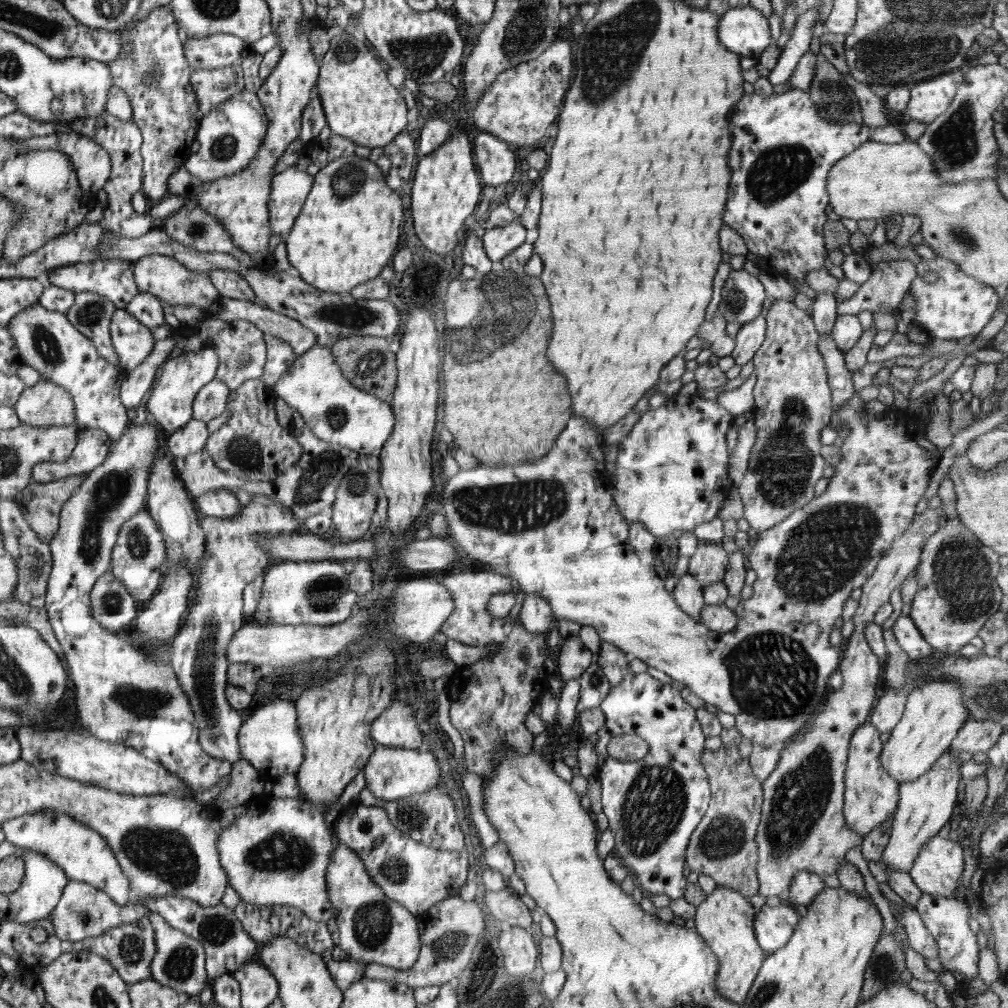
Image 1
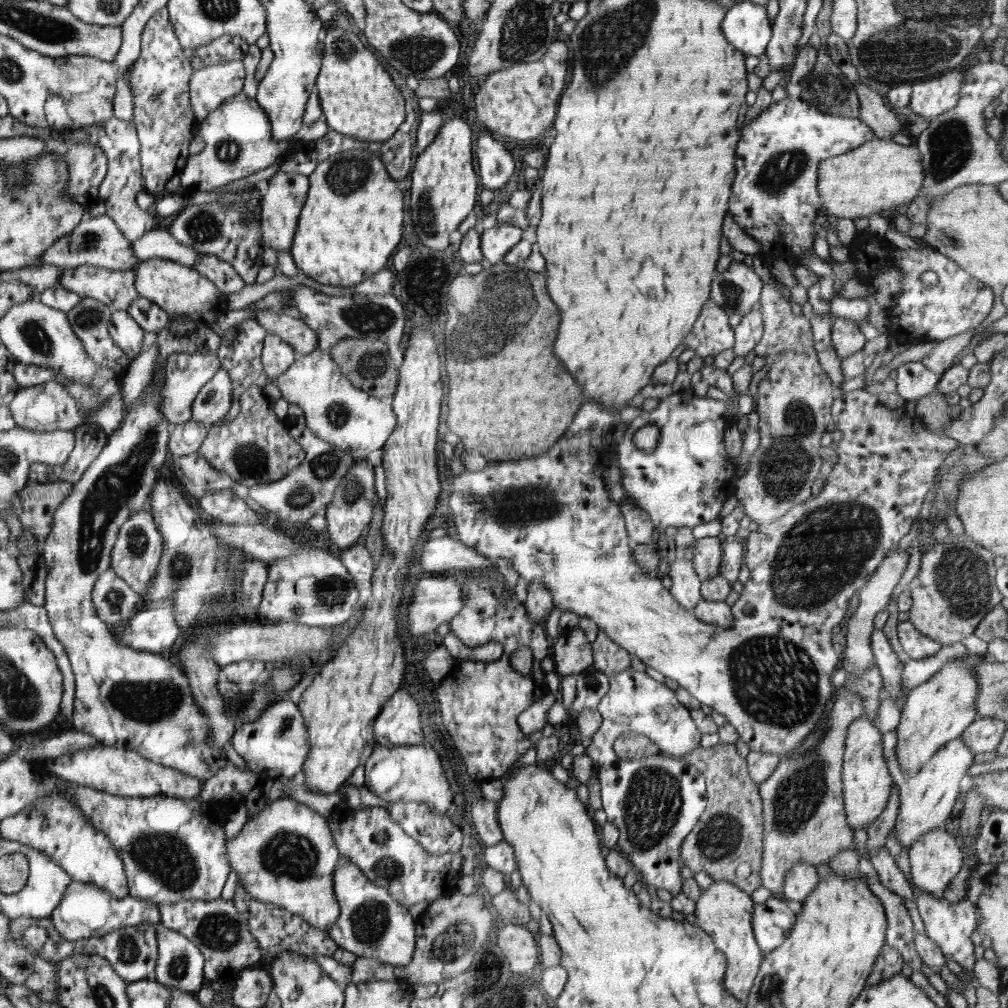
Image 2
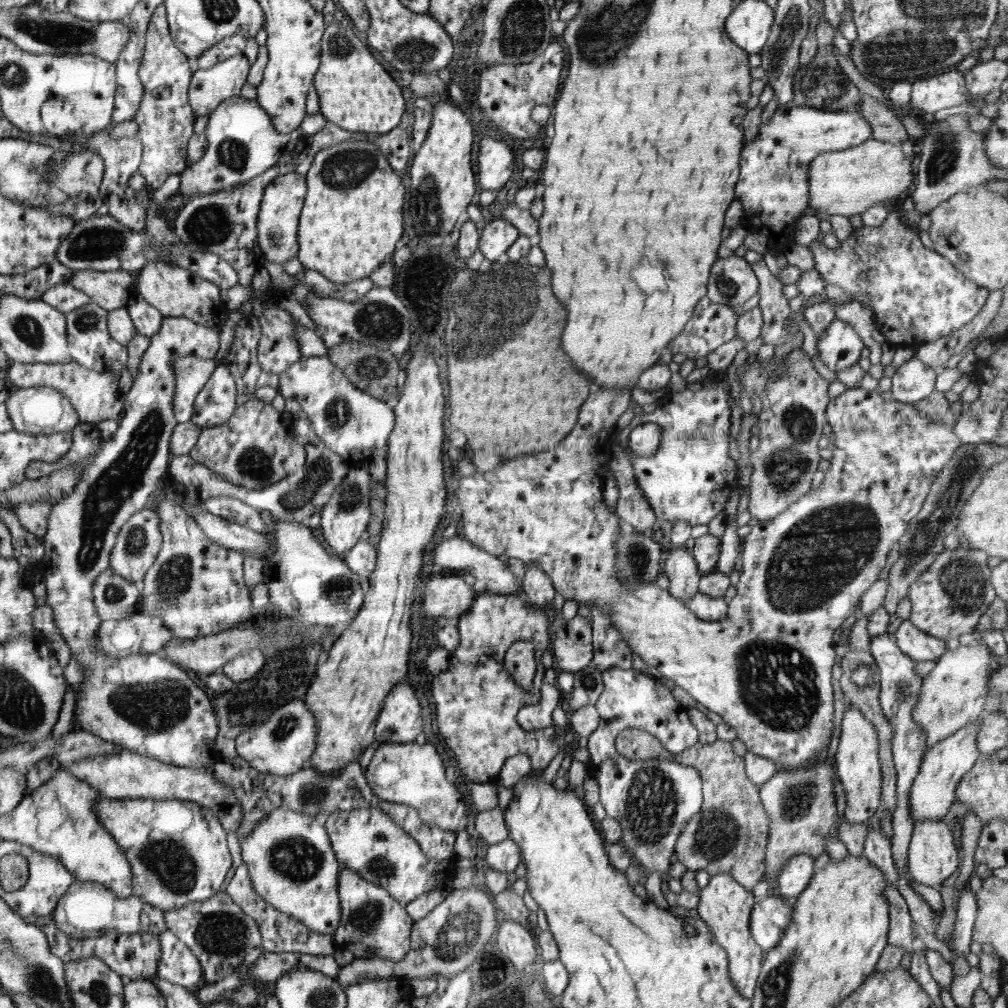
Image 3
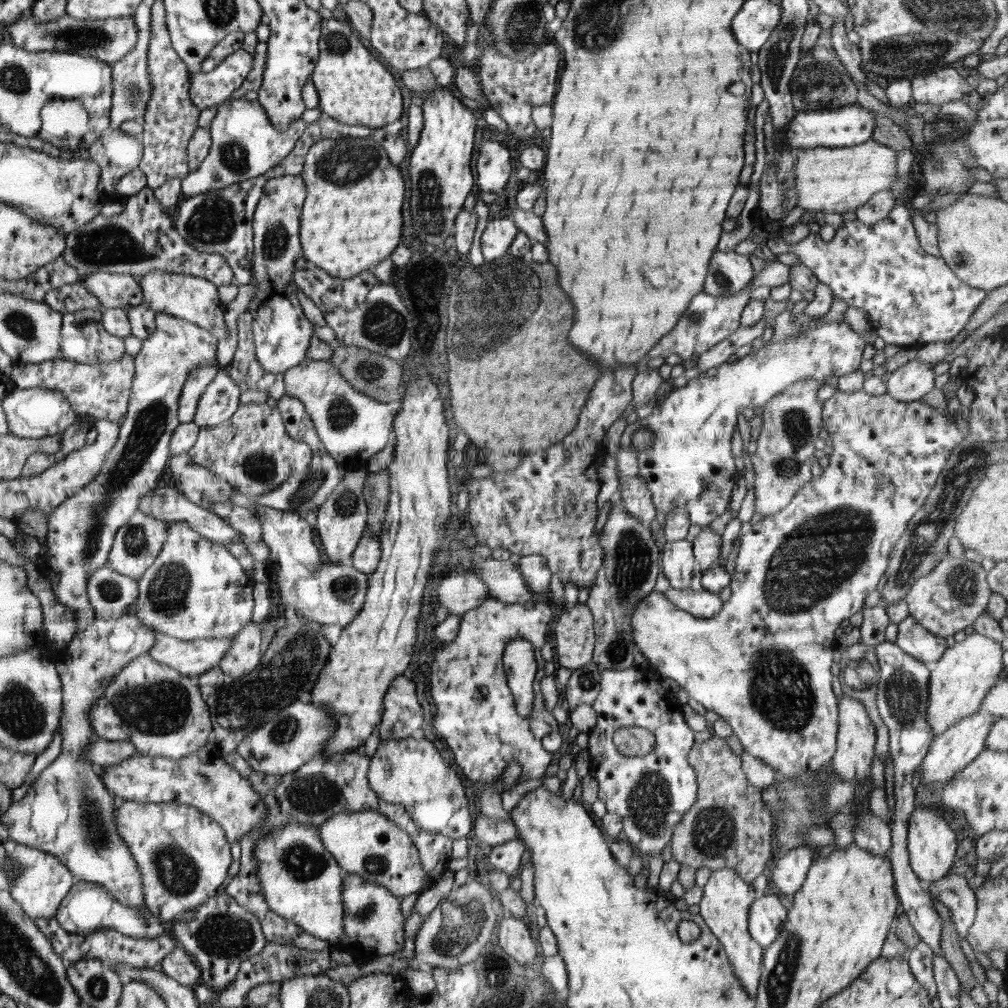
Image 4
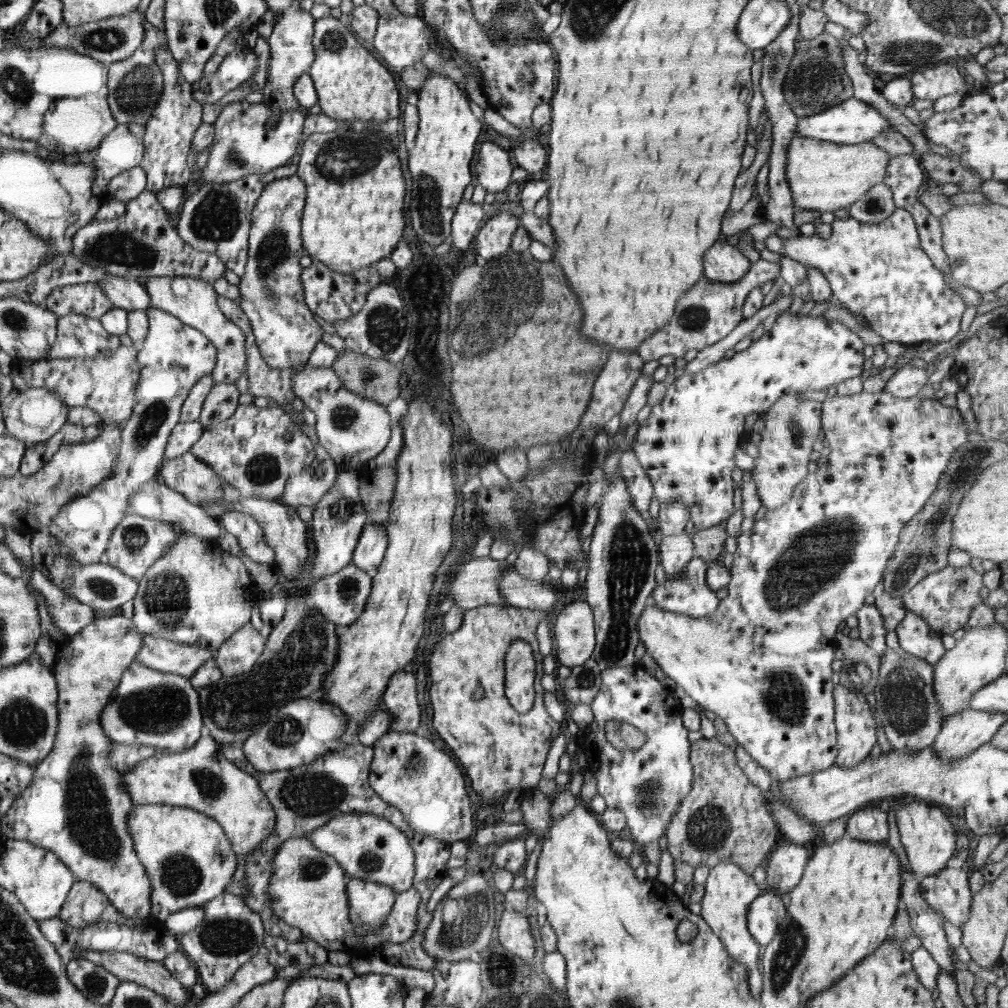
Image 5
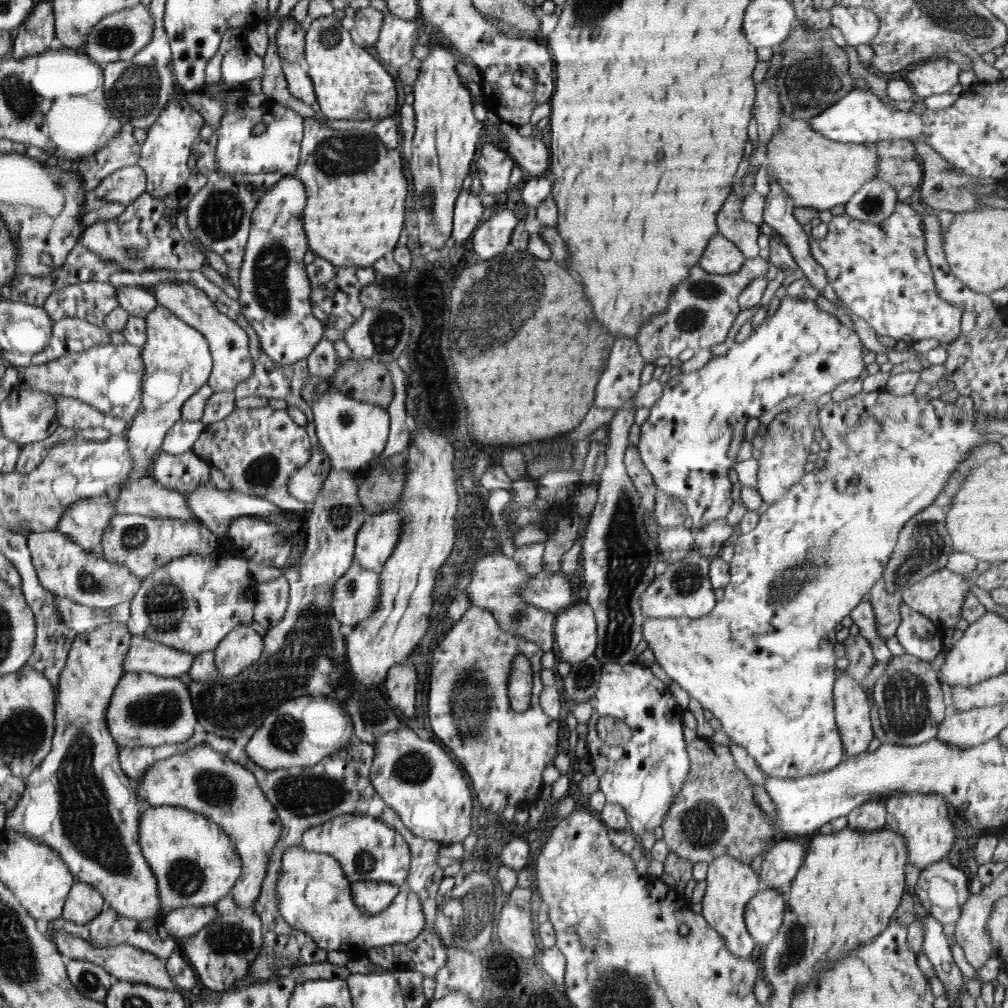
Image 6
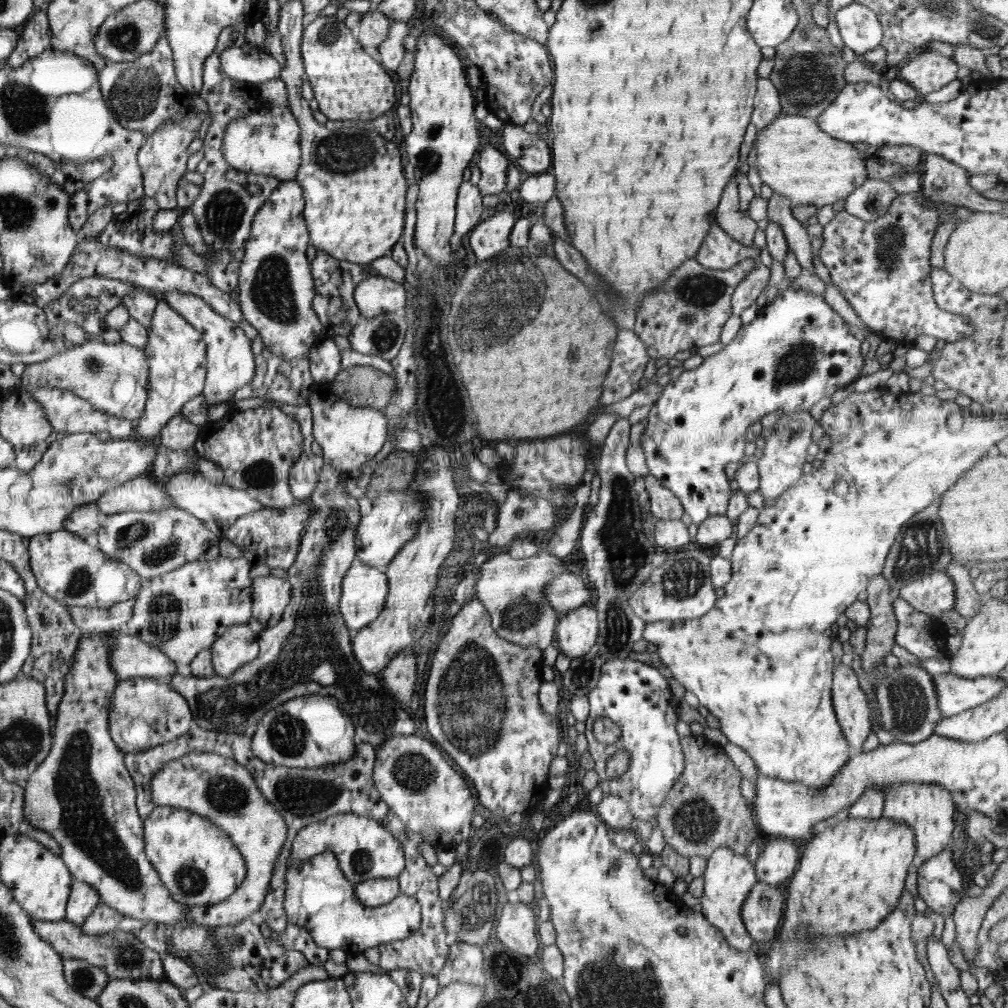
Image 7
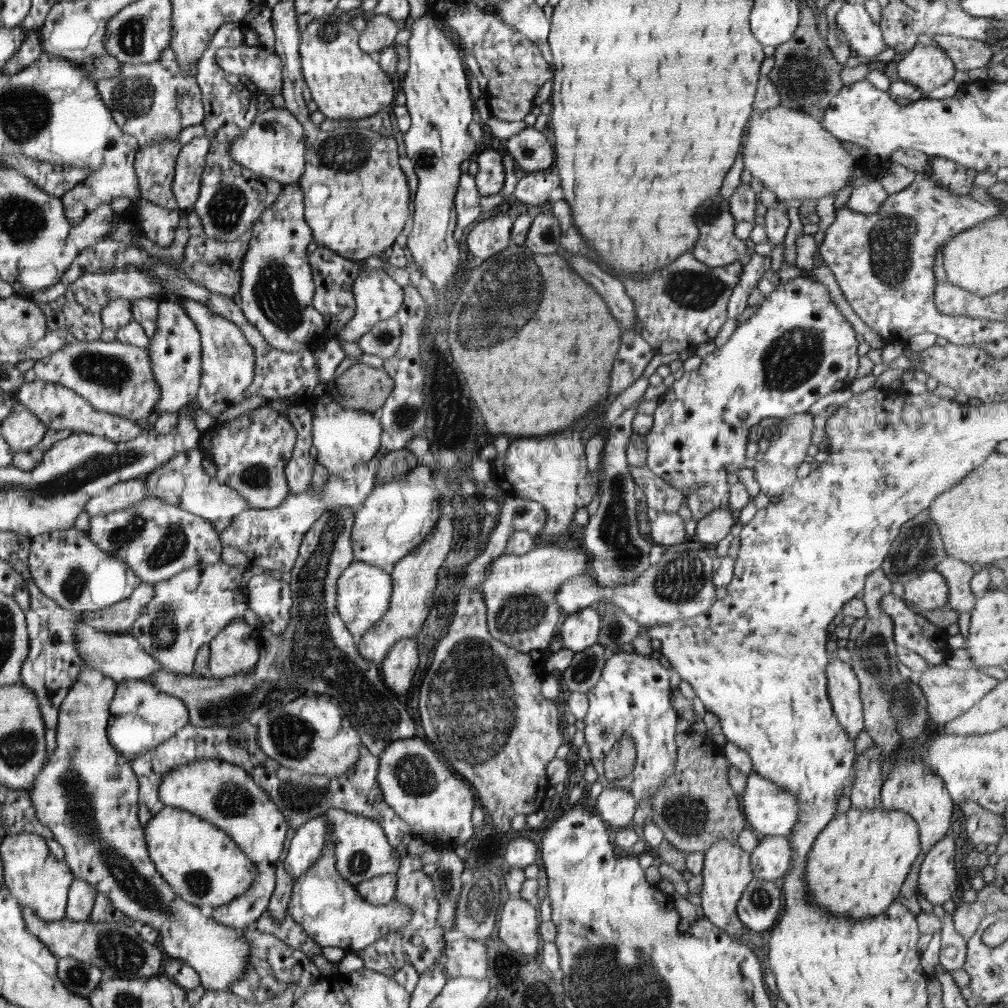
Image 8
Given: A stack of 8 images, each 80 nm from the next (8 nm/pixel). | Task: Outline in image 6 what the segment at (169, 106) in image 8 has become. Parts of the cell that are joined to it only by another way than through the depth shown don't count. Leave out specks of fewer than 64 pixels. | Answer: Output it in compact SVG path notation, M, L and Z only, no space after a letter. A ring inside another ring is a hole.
M156 23L153 39L132 61L105 64L104 92L107 101L120 125L128 124L134 128L148 130L157 121L166 105L177 95L175 78L171 71L172 56L170 40L162 23Z

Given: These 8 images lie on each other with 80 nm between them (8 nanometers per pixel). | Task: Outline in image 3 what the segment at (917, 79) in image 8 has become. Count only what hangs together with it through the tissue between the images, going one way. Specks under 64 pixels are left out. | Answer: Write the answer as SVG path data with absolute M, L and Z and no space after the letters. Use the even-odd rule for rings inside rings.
M954 69L947 70L935 77L914 81L911 83L911 87L911 103L913 106L936 116L939 110L960 106L968 98L965 75Z

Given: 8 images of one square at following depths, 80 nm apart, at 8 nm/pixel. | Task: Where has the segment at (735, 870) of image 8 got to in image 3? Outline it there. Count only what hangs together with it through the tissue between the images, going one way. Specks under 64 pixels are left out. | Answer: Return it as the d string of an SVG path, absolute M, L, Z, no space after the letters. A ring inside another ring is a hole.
M720 873L710 877L709 883L700 890L699 895L698 914L717 943L727 952L731 984L744 998L752 999L765 954L762 947L752 938L749 929L751 910L756 904L752 891L744 888L732 875Z

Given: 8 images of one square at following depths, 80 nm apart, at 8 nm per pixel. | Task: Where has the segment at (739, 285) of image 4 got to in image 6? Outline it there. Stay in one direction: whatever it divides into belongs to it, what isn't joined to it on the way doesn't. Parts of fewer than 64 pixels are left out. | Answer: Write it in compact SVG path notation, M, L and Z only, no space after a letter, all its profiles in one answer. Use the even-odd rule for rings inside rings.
M722 234L710 238L698 265L708 274L736 274L742 263L746 262L742 252Z

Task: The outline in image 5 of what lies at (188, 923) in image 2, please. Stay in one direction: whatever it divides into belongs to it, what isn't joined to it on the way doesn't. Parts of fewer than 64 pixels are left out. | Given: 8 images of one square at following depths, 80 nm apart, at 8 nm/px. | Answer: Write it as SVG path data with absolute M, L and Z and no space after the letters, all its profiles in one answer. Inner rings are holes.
M232 892L217 896L202 908L205 910L203 922L178 938L182 950L196 963L201 984L211 993L226 986L238 969L260 950L265 934L262 916Z

